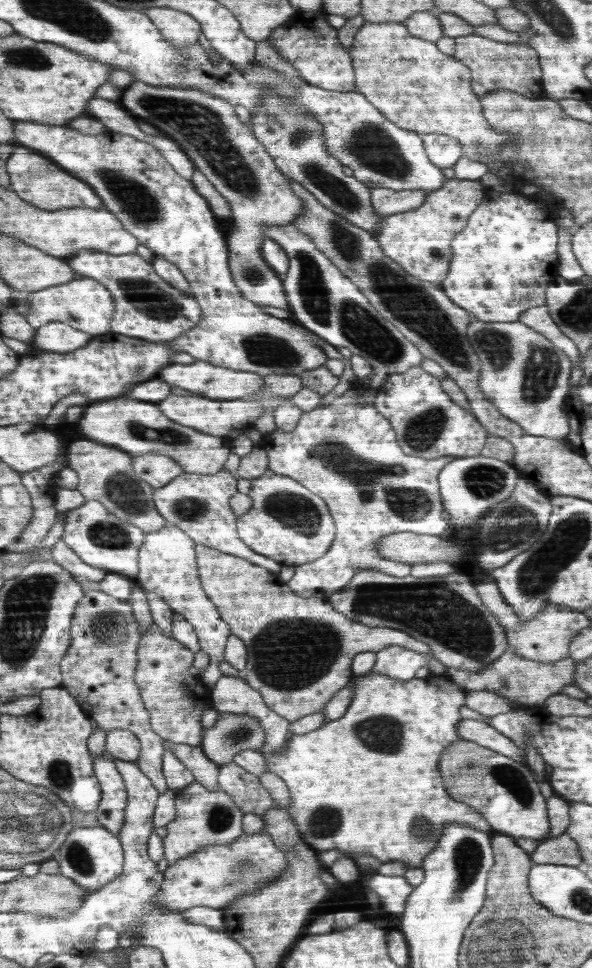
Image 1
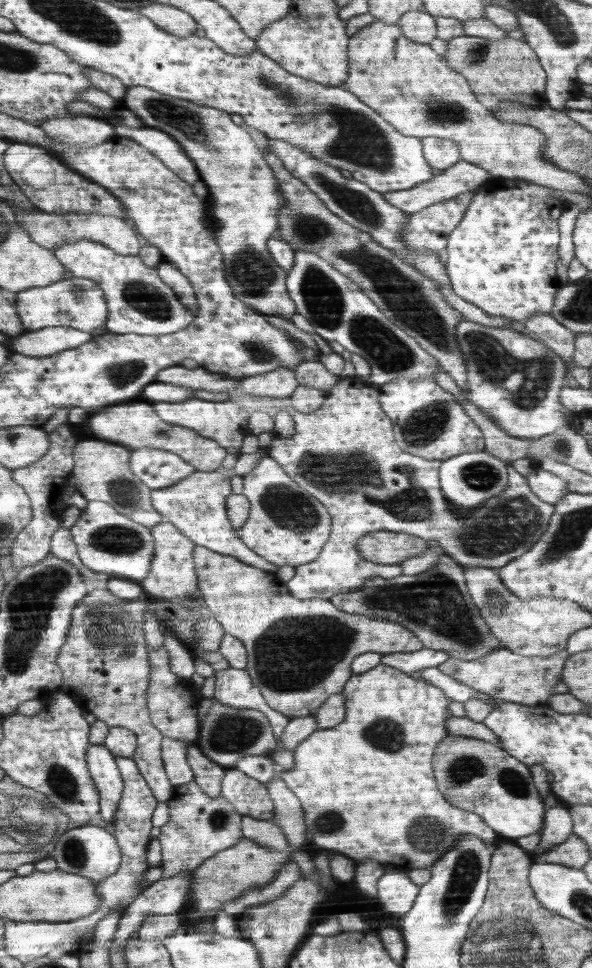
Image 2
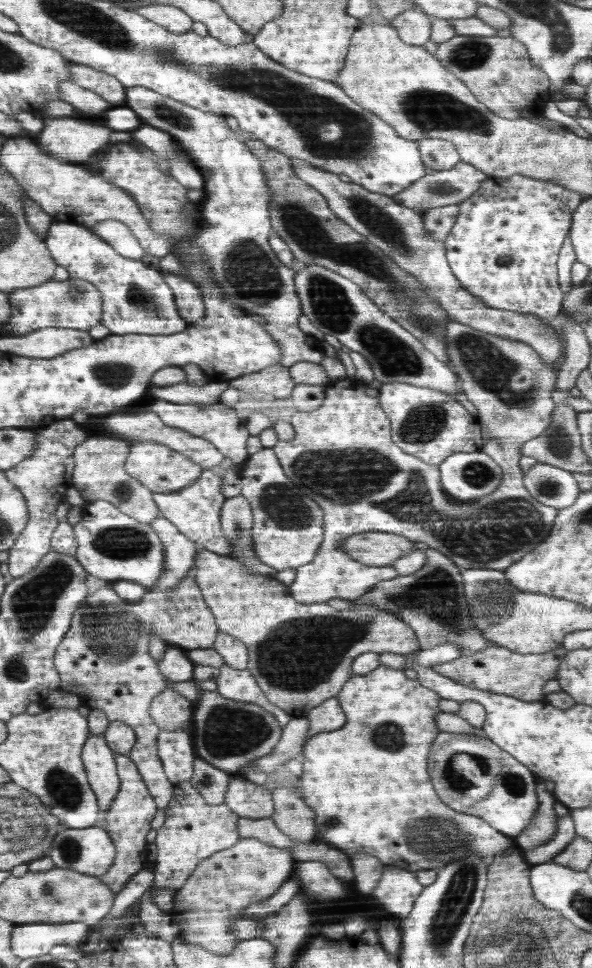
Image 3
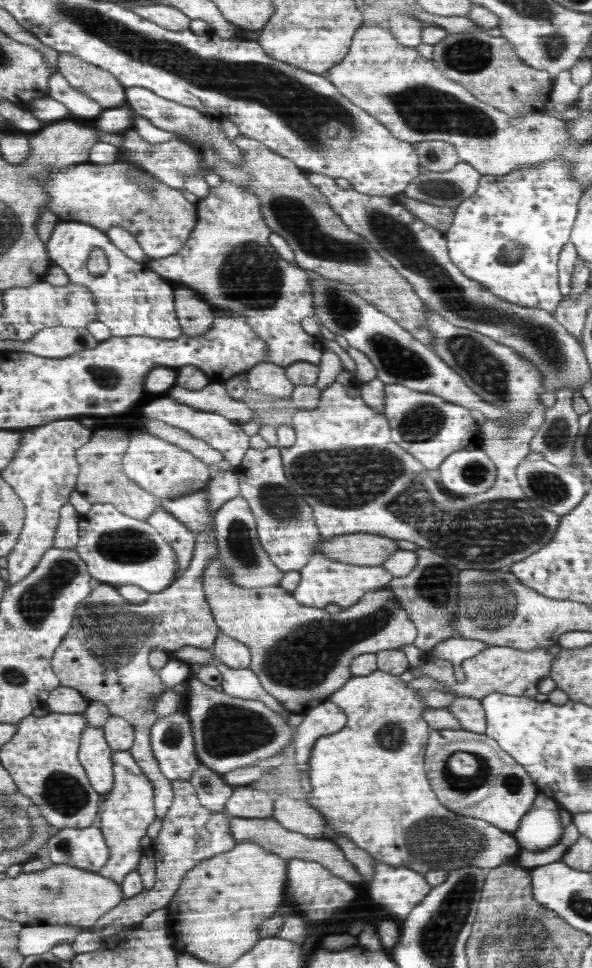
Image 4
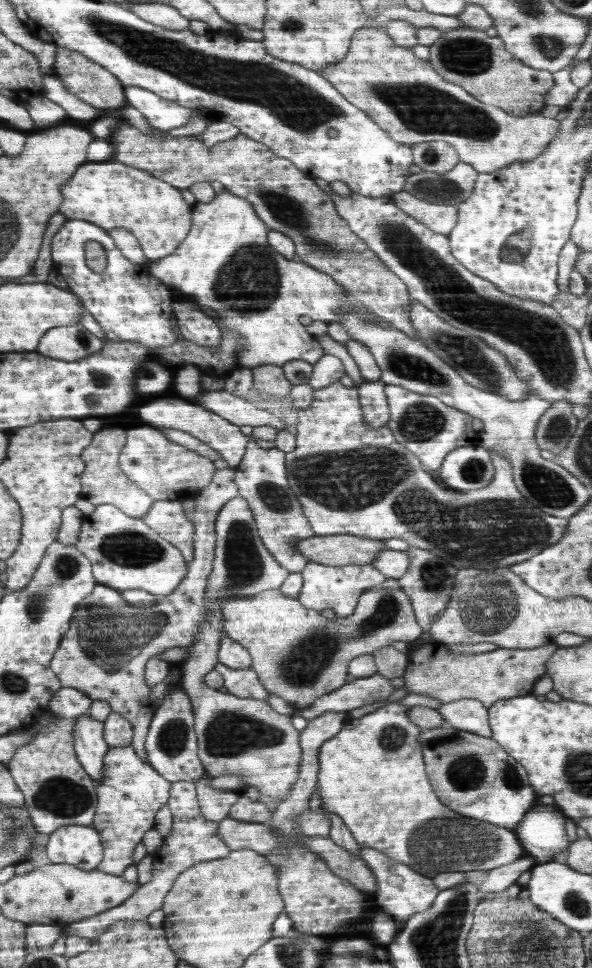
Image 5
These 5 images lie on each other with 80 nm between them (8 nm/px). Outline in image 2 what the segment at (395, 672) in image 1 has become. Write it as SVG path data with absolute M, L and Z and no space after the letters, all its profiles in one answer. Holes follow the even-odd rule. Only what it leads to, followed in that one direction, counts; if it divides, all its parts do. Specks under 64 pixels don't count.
M423 646L416 652L383 654L381 664L410 675L411 672L437 667L448 659L449 654L447 652L444 652L443 650L432 650Z

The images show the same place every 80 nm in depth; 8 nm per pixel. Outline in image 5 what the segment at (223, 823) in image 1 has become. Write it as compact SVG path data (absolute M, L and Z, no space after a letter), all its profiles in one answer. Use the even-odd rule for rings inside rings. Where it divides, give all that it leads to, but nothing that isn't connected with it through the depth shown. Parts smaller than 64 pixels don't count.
M180 781L173 784L170 790L170 800L168 808L172 814L172 832L168 837L164 837L159 849L154 853L152 879L140 885L131 898L124 900L122 904L113 906L104 912L94 914L90 918L83 918L78 922L71 922L62 926L62 930L67 937L81 936L89 939L98 938L104 934L109 926L116 925L117 922L147 920L147 916L154 910L160 910L165 903L165 898L173 889L174 881L185 870L198 863L216 860L228 856L231 851L229 846L218 837L218 822L210 822L201 814L197 800L195 782Z

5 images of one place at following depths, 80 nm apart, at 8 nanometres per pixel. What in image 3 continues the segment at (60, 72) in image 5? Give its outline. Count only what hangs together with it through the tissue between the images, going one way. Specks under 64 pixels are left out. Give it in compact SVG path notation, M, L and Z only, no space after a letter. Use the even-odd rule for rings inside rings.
M70 61L69 66L70 76L72 76L70 81L72 83L95 92L112 106L124 104L125 86L116 78L105 74L102 70L96 70L77 62Z

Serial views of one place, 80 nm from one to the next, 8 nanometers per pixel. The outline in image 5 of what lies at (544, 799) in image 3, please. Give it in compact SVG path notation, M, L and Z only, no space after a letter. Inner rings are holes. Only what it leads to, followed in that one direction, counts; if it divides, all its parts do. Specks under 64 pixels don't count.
M532 805L514 830L526 854L536 857L538 863L546 863L567 850L571 841L566 833L565 818L555 805Z

